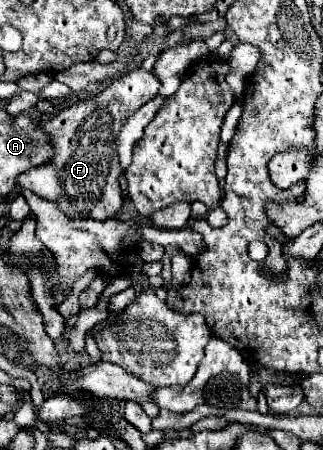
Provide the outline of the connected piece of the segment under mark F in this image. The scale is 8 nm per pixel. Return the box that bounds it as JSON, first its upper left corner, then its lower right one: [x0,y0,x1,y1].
[18,68,158,220]

